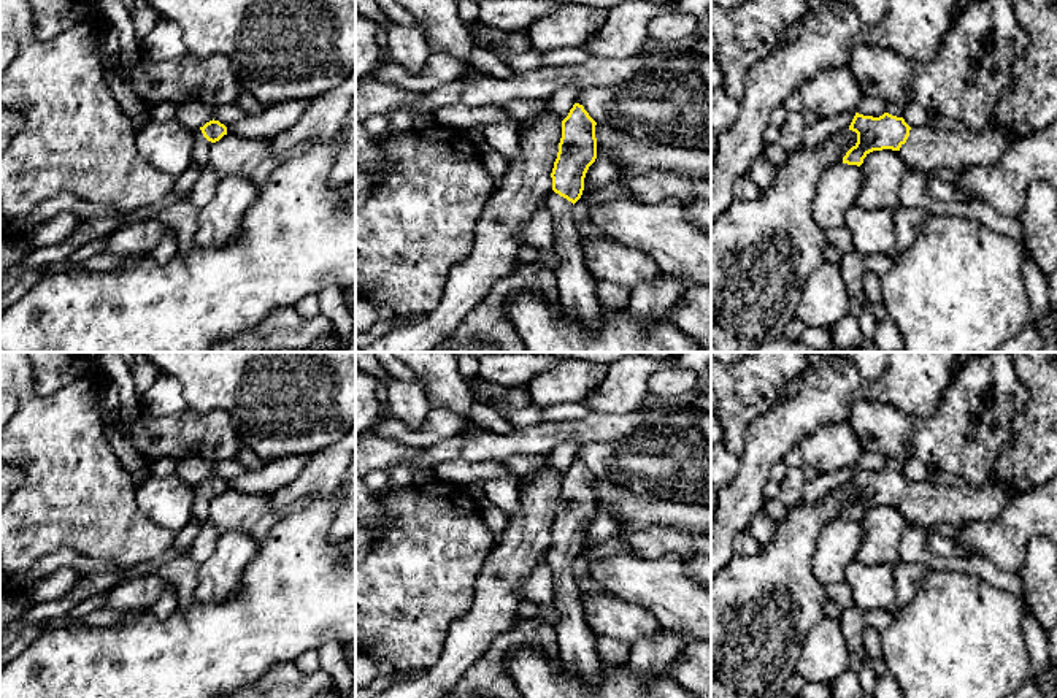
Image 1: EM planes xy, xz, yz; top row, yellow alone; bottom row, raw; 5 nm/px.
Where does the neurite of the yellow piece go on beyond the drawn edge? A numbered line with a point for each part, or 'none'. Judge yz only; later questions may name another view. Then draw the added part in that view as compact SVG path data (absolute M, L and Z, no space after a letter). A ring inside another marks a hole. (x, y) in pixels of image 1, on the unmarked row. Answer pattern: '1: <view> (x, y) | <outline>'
1: yz (940, 498) | M932 471L924 481L911 482L898 508L913 524L960 527L998 516L1016 493L994 473L981 487L971 487L954 474Z

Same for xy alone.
1: xy (202, 502) | M197 484L194 487L192 517L198 522L203 522L208 517L211 501L213 498L203 492L200 484Z

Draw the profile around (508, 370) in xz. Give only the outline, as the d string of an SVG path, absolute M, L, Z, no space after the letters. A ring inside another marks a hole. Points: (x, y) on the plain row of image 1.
M486 352L478 359L478 379L502 387L525 387L562 359L549 352Z

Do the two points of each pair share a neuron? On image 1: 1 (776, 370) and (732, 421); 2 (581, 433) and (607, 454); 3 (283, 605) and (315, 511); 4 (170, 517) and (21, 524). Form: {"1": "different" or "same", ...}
{"1": "same", "2": "different", "3": "same", "4": "different"}

